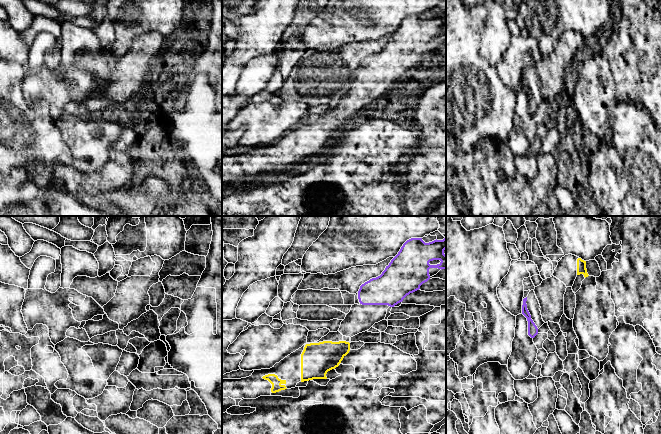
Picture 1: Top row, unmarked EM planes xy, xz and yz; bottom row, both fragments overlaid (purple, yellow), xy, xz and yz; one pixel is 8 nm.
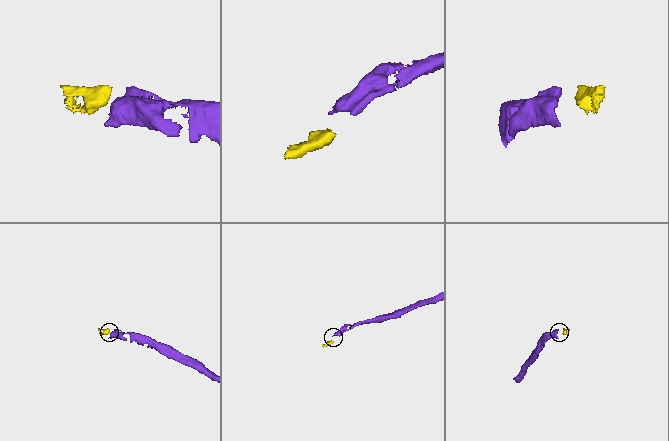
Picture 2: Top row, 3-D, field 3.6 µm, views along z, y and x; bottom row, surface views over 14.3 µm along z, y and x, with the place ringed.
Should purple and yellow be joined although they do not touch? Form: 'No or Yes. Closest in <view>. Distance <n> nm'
Yes. Closest in xz. Distance 320 nm

